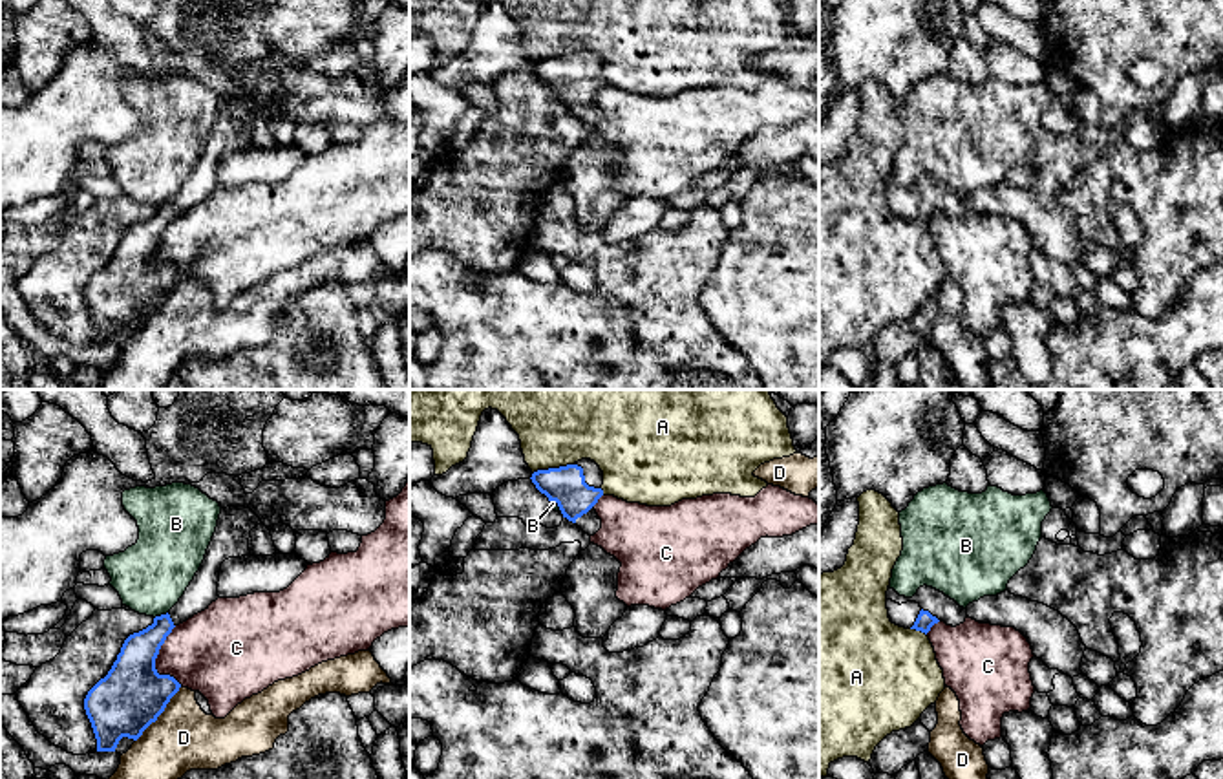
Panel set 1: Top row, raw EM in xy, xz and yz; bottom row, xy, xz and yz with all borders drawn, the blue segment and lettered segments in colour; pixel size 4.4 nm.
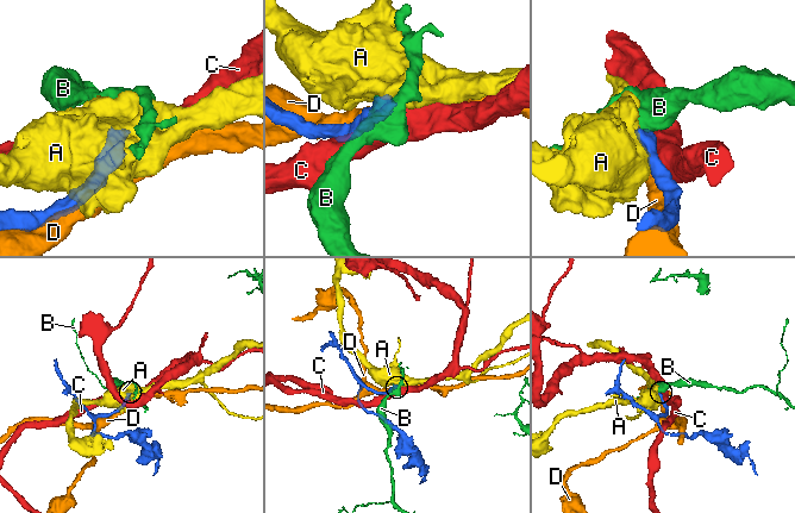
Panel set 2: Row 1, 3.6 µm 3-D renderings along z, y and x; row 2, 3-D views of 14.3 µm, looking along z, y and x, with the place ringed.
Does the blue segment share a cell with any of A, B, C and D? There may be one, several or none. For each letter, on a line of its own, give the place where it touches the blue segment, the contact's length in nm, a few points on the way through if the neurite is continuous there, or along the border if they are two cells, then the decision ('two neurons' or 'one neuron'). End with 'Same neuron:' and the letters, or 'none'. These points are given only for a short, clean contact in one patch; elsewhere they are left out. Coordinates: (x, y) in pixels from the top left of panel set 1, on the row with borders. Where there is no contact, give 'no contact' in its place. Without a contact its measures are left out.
A: xz (553, 469) | 190 nm | two neurons
B: xy (161, 615) | 70 nm | along xy (167, 611), (154, 618) | two neurons
C: xy (154, 661) | 260 nm | two neurons
D: xy (161, 712) | 320 nm | two neurons
Same neuron: none

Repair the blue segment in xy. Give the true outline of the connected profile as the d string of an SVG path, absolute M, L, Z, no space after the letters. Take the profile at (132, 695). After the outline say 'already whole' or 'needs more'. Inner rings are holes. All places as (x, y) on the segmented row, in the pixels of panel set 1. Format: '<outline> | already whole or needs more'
M245 507L221 508L205 560L179 602L146 629L130 635L104 678L86 695L84 710L91 722L97 752L115 752L122 737L137 741L157 720L181 684L159 675L155 658L172 629L208 609L218 596L221 563L250 556L250 530L263 525Z | needs more

